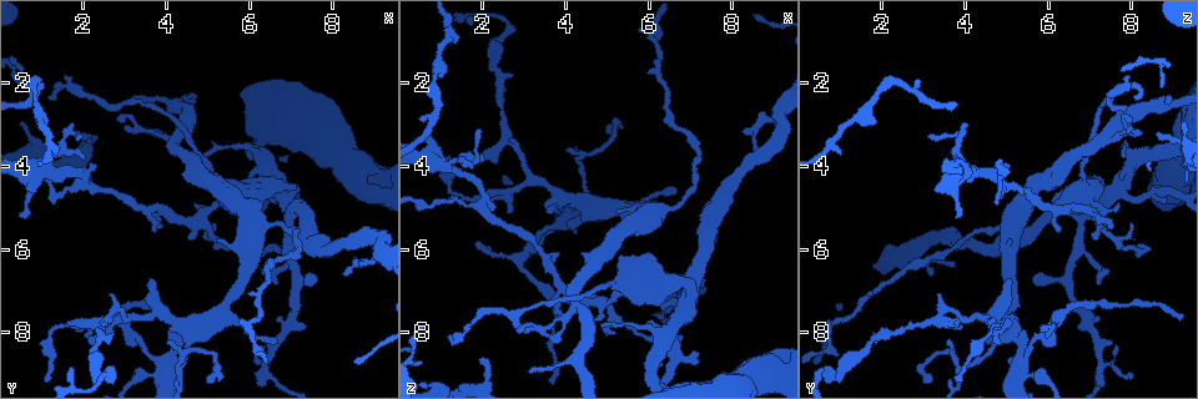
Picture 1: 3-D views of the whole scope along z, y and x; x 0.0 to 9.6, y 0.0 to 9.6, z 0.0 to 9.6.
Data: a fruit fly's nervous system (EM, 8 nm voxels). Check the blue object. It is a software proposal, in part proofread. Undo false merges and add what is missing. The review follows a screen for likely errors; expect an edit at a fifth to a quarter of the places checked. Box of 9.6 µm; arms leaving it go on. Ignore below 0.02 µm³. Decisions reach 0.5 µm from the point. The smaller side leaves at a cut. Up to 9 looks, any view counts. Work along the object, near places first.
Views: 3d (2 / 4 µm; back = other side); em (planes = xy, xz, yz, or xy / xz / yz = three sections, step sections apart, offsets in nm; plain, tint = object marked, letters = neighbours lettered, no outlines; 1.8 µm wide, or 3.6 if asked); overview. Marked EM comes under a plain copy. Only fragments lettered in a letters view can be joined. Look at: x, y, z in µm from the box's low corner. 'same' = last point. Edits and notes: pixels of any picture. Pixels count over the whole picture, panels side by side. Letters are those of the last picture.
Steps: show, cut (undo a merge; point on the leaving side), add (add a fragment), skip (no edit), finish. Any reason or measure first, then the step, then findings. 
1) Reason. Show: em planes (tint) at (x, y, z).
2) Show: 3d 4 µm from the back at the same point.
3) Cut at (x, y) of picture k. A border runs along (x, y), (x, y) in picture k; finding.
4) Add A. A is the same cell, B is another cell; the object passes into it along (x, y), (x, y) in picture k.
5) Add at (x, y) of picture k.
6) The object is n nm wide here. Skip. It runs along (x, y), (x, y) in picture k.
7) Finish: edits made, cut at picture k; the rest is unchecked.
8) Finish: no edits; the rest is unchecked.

Tapers out. Show: 3d 4 µm at (2.00, 3.20, 8.65).

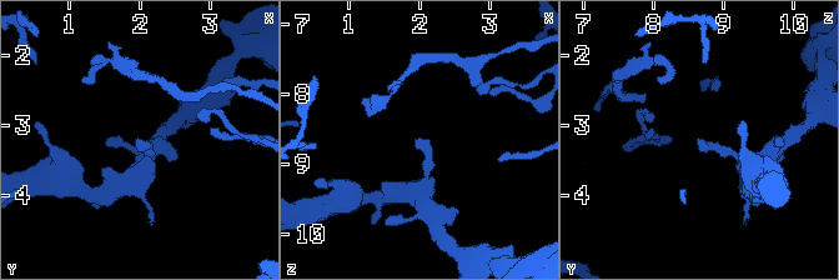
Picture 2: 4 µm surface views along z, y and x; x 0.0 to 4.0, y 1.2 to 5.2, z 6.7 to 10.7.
Show: em yz step 16 (letters) at (2.00, 3.15, 8.60).

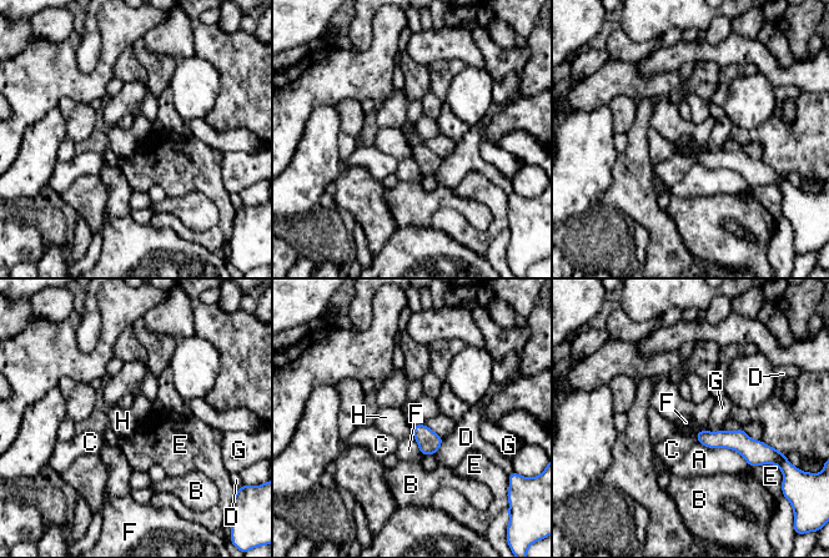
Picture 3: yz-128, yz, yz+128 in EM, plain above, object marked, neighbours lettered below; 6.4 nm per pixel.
The object is 140 nm wide here. Skip. A, B, C, D, E, F, G and H are other cells; it runs along (701, 435), (709, 440), (759, 443) in picture 3; no lettered fragment goes on from it.

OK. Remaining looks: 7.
Four or more arms meet. Show: 3d 4 µm at (6.95, 4.70, 7.45).

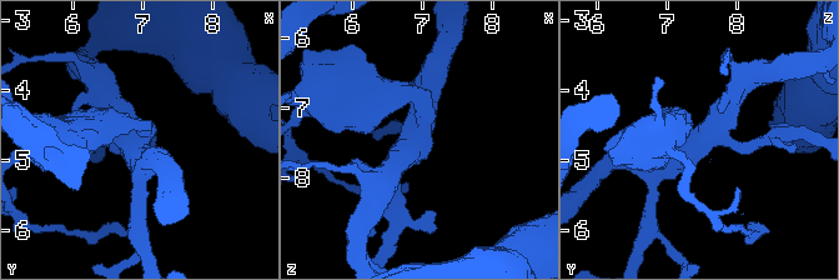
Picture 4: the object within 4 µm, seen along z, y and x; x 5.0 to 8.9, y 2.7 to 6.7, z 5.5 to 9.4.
4 arms meet here. Show: em xy step 8 (letters) at (6.95, 4.65, 7.40).

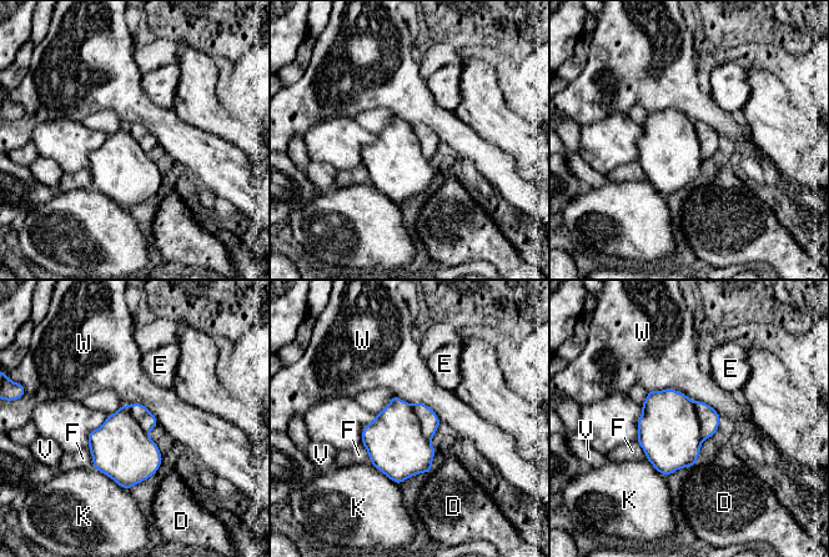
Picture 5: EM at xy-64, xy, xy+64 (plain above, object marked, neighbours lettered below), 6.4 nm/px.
The object is 340 nm wide here; the longest contact is with W, 500 nm. Cut at (708, 417) of picture 5. D, E, F, K, V and W are other cells; a second neuron is stuck on.

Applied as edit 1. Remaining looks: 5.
Three arms meet. Show: em xz step 4 (tint) at (5.90, 5.10, 5.10).

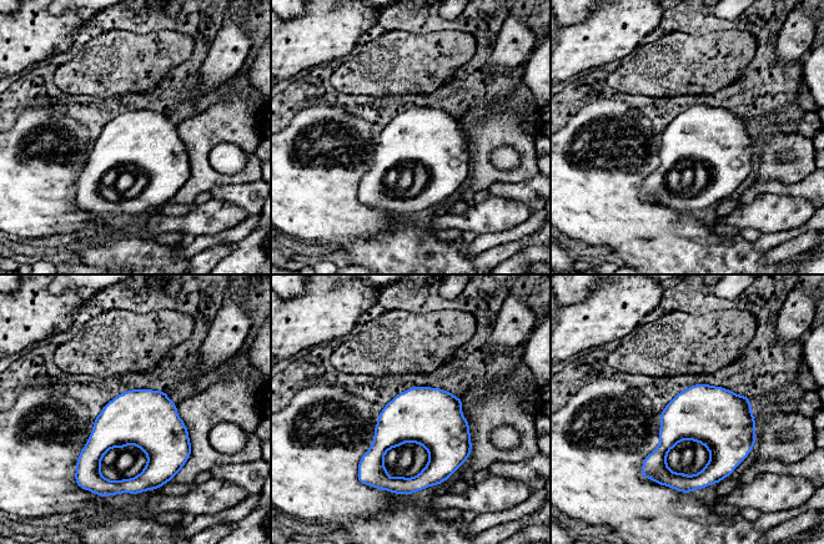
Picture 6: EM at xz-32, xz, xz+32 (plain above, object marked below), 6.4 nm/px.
Cut it another way. Show: em planes (letters) at the same point.

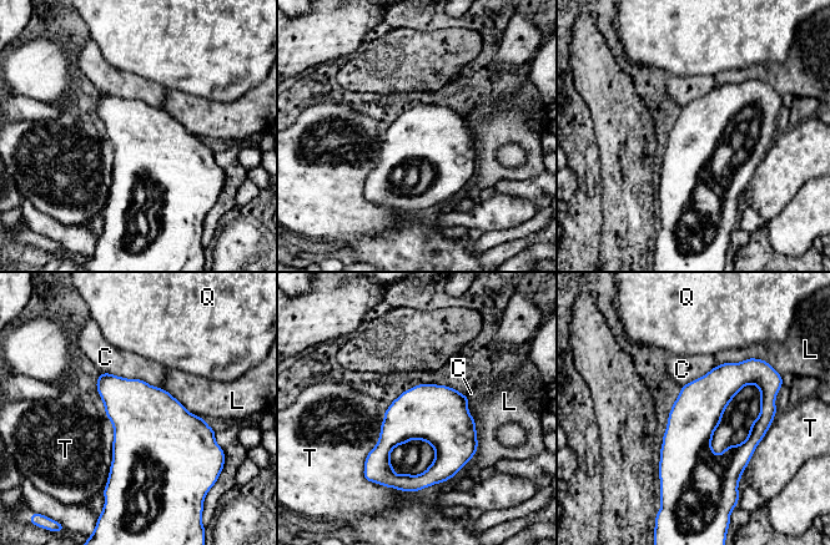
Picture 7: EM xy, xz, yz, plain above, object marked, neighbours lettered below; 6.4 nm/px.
The object is 320 nm wide here. Skip. C, L, Q and T are other cells; a border runs along (102, 372), (140, 378), (161, 388) in picture 7; continuous, no second neuron.

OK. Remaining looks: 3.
Looks like a crossing. Show: em planes (letters) at (4.90, 7.65, 5.00).

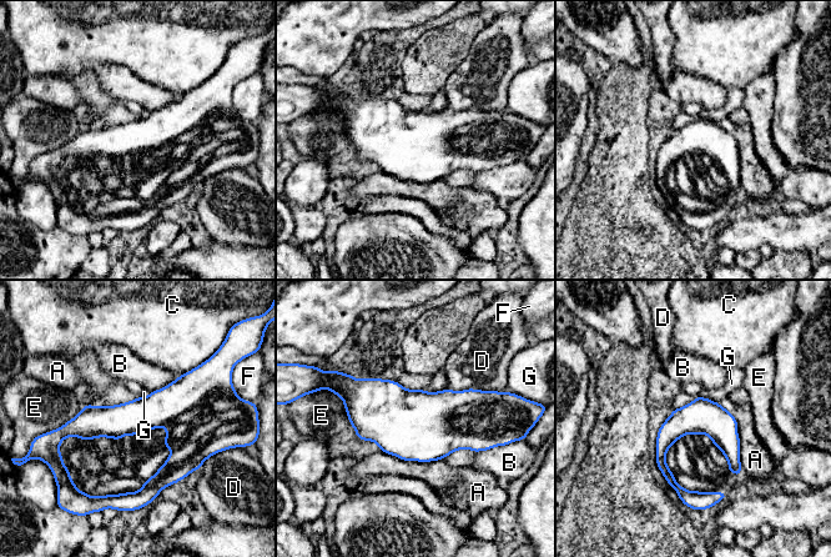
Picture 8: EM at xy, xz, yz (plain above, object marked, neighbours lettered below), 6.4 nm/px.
Skip. A, B, C, D, E, F and G are other cells; continuous, no second neuron.

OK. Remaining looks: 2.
Finish: edits made, cut at picture 5; the rest is unchecked.

